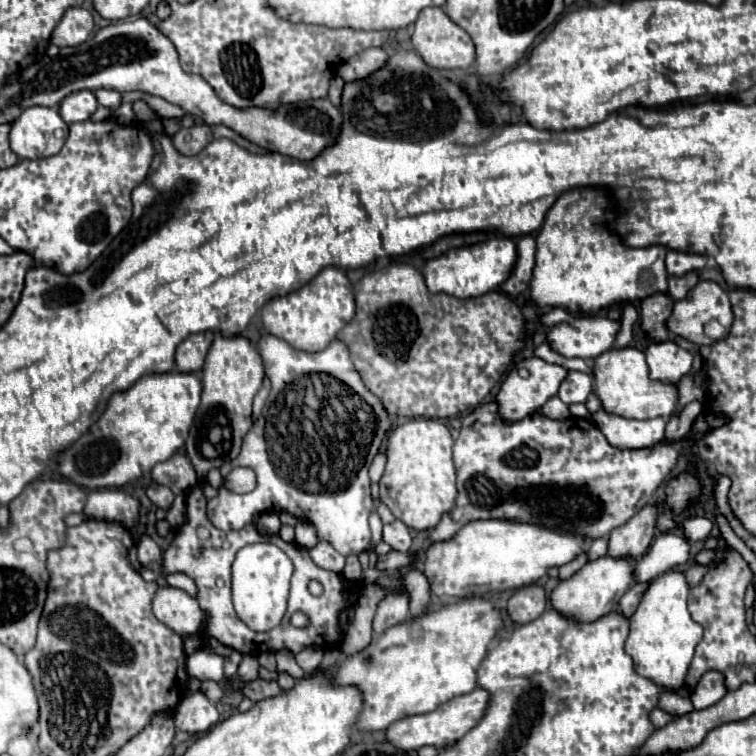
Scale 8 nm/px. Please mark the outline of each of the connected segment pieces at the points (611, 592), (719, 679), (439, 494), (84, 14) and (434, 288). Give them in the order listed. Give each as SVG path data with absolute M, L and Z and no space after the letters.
M603 555L603 557L583 565L583 569L579 569L573 577L561 581L553 589L553 593L551 593L553 609L563 609L563 613L571 613L571 617L579 617L579 621L595 621L595 619L607 615L611 609L619 607L619 599L625 595L625 591L635 581L633 577L635 577L635 559L633 557Z
M705 671L699 683L693 687L689 699L695 709L705 709L707 705L715 705L727 693L725 677L721 671Z
M411 419L391 431L379 497L409 529L431 531L437 527L443 513L455 505L455 477L453 437L445 423L437 419Z
M69 7L65 11L61 23L55 27L55 31L51 35L51 43L55 43L57 47L77 47L87 41L93 28L93 17L87 9Z
M493 237L477 245L449 249L445 255L427 261L423 275L431 293L447 293L459 299L469 299L499 289L509 279L515 261L517 261L515 241L509 237Z

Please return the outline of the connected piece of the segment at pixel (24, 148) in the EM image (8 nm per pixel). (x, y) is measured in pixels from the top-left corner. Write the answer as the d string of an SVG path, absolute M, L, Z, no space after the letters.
M55 107L25 109L9 131L9 145L21 159L53 157L61 151L69 127Z

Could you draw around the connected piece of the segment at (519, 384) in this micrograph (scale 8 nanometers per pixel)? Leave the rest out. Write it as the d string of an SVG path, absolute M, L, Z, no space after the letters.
M537 357L529 359L527 363L533 363L533 365L531 365L531 375L529 375L527 379L523 379L523 377L517 375L517 369L513 369L513 371L505 377L505 381L503 381L503 385L501 385L501 391L499 391L499 395L497 395L499 413L501 413L501 417L505 417L507 421L519 421L519 419L523 419L525 415L531 415L531 413L539 411L547 399L551 399L553 395L557 395L561 381L563 381L563 379L567 377L567 373L569 373L565 367L545 363L545 361L537 359Z

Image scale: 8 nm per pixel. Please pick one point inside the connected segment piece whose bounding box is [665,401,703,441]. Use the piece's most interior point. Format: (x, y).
(679, 424)

